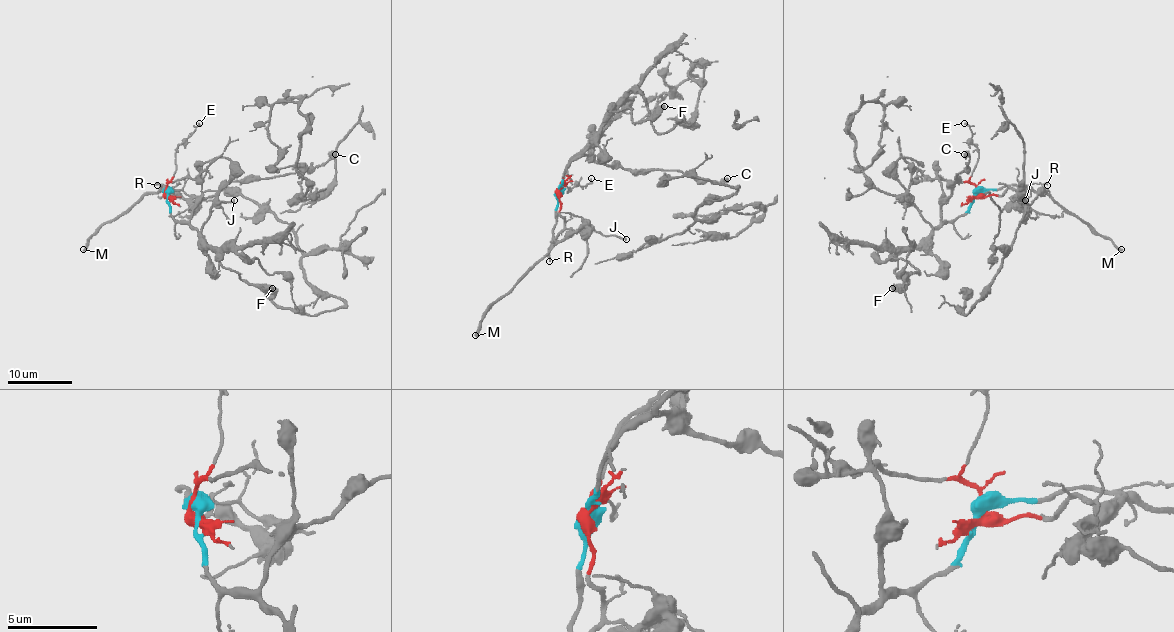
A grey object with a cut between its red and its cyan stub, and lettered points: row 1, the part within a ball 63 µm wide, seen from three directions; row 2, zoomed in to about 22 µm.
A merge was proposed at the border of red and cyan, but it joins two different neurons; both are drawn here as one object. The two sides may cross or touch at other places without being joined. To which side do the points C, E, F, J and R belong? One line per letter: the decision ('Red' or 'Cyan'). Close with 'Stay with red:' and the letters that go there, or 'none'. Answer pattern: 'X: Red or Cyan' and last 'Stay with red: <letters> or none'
C: Cyan
E: Red
F: Cyan
J: Red
R: Cyan
Stay with red: E, J

